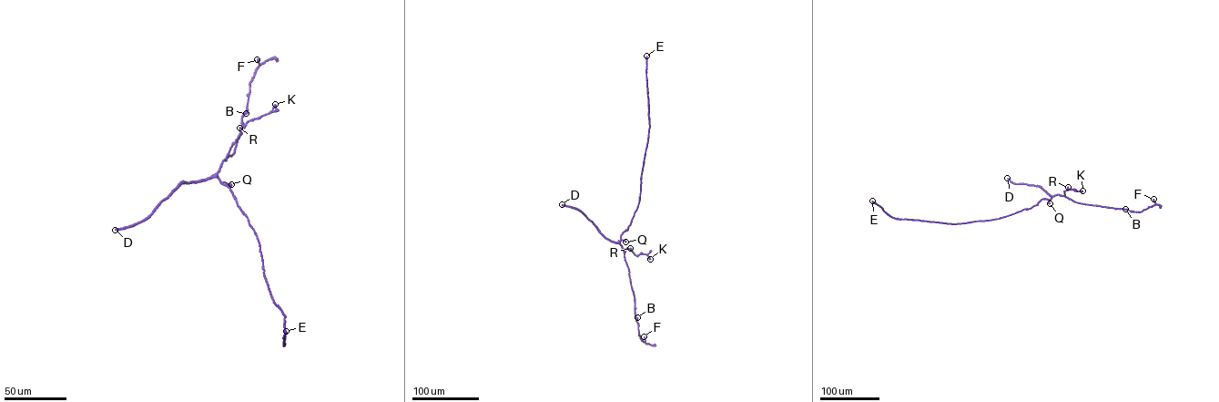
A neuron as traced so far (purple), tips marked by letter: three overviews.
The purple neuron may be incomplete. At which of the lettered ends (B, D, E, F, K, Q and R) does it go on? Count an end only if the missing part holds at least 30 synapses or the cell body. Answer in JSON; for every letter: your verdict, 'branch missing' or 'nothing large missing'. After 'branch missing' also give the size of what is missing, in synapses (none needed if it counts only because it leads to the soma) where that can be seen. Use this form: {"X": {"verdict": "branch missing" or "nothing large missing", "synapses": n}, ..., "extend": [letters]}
{"B": {"verdict": "nothing large missing"}, "D": {"verdict": "nothing large missing"}, "E": {"verdict": "branch missing", "synapses": 250}, "F": {"verdict": "nothing large missing"}, "K": {"verdict": "nothing large missing"}, "Q": {"verdict": "nothing large missing"}, "R": {"verdict": "nothing large missing"}, "extend": ["E"]}

